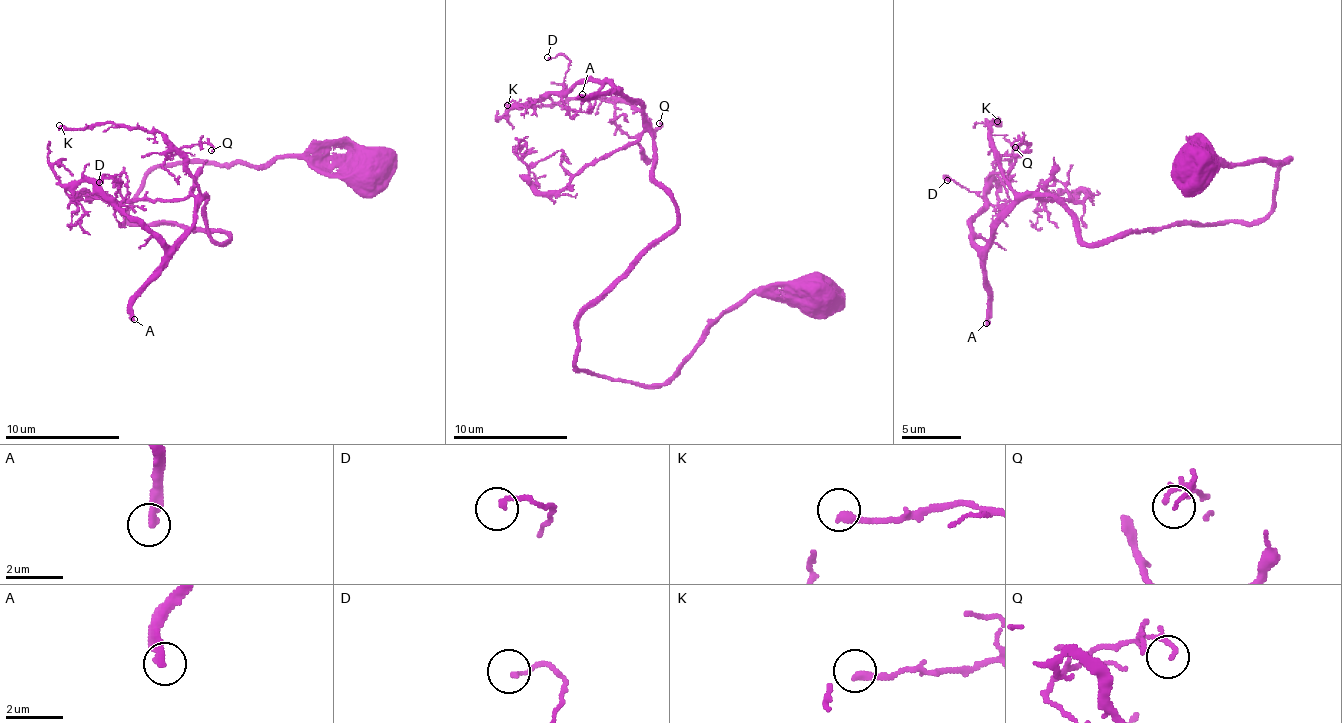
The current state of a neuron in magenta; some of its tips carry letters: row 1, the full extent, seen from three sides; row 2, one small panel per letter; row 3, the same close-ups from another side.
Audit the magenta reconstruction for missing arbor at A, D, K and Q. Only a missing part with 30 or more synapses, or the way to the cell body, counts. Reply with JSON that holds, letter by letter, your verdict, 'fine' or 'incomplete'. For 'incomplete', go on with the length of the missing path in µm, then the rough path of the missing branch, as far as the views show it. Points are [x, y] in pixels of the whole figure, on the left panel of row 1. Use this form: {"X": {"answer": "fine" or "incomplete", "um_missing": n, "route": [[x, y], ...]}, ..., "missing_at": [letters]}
{"A": {"answer": "incomplete", "um_missing": 180}, "D": {"answer": "fine"}, "K": {"answer": "fine"}, "Q": {"answer": "fine"}, "missing_at": ["A"]}

